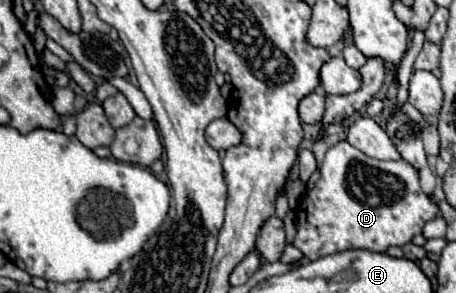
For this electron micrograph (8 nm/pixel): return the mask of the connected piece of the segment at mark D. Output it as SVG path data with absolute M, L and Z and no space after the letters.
M346 140L336 144L326 152L326 160L322 164L322 176L316 188L312 188L304 204L298 208L298 232L294 238L294 246L310 260L318 260L328 254L344 252L344 250L372 250L386 252L390 246L404 246L416 234L422 232L424 224L438 214L438 206L426 196L418 182L418 172L406 160L378 160L370 158L358 148L350 146Z

